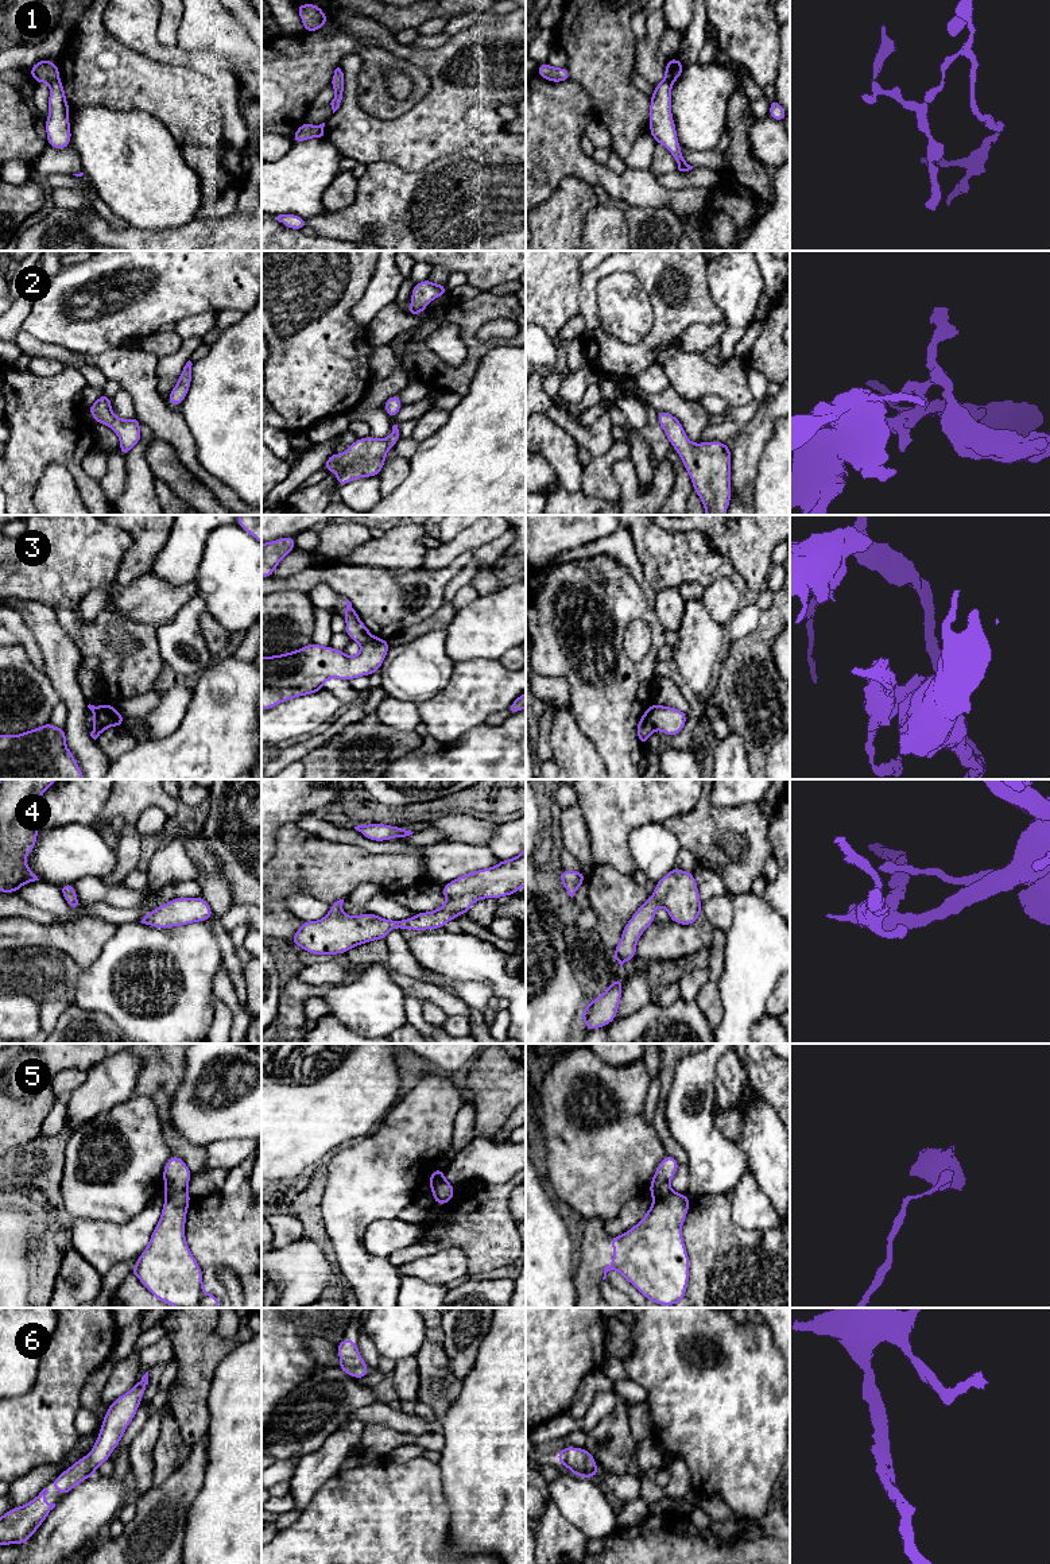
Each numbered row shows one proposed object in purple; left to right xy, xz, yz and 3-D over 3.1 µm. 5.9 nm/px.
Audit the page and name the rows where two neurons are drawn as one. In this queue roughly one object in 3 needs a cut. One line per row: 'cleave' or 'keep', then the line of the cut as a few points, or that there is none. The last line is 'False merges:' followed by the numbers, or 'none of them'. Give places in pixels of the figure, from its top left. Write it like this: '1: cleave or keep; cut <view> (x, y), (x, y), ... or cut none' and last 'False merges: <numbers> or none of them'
1: cleave; cut xy (58, 78), (50, 84)
2: keep; cut none
3: cleave; cut yz (649, 708), (649, 716), (655, 728)
4: keep; cut none
5: cleave; cut xy (185, 1189), (166, 1196)
6: keep; cut none
False merges: 1, 3, 5

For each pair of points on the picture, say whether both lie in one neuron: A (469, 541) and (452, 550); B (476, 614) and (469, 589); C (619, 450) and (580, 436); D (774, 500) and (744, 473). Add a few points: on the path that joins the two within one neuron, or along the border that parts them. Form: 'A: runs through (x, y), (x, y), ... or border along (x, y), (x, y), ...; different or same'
A: runs through (465, 541), (456, 546); same
B: border along (479, 596), (457, 611); different
C: border along (615, 441), (603, 453), (592, 457); different
D: border along (763, 452), (758, 461), (751, 500); different

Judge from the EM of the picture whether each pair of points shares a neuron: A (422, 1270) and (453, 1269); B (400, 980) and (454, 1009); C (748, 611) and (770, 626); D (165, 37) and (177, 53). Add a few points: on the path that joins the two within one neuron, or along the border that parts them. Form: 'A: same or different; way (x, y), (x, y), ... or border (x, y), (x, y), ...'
A: same; way (430, 1269), (445, 1269)
B: same; way (414, 987), (441, 998)
C: different; border (762, 611), (758, 624), (750, 633), (736, 639)
D: different; border (159, 16), (158, 38), (166, 45), (175, 46)

